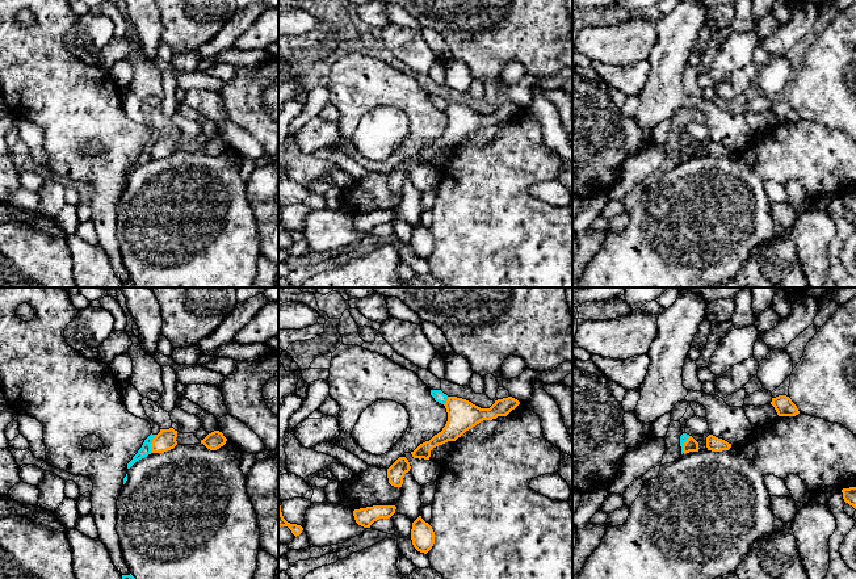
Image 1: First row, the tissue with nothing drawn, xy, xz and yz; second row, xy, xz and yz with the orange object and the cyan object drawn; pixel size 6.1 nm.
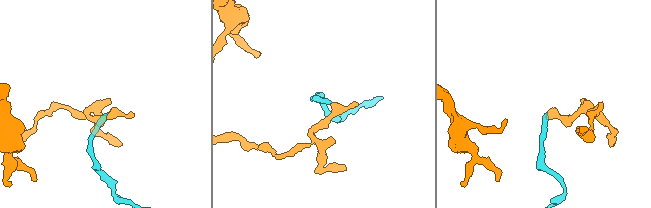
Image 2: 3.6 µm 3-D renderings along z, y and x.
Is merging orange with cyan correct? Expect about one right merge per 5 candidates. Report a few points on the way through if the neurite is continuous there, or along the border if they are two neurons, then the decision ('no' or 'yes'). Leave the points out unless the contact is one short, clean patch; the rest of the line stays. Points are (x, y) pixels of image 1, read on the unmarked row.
no

